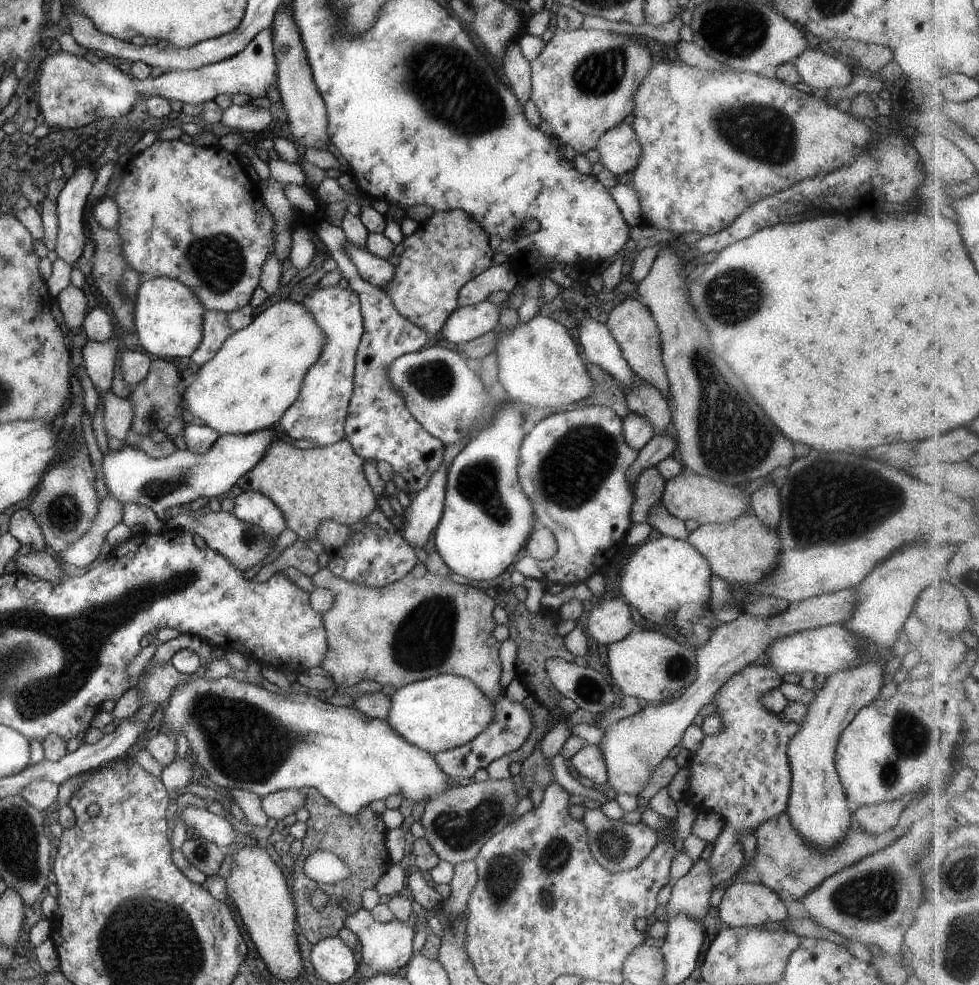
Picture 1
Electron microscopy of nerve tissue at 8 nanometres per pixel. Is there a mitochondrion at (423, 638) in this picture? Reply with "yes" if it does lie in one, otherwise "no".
yes

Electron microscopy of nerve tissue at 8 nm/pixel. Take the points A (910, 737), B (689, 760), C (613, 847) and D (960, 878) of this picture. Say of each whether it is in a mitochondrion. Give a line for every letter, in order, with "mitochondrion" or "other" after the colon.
A: mitochondrion
B: other
C: mitochondrion
D: mitochondrion

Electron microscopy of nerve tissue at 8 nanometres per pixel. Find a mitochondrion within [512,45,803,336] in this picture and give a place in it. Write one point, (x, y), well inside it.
(762, 132)

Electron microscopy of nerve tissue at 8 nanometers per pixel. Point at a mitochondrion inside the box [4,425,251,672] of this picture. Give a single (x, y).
(63, 515)

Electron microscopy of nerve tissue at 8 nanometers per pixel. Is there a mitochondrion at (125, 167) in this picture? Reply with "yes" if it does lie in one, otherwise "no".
no

